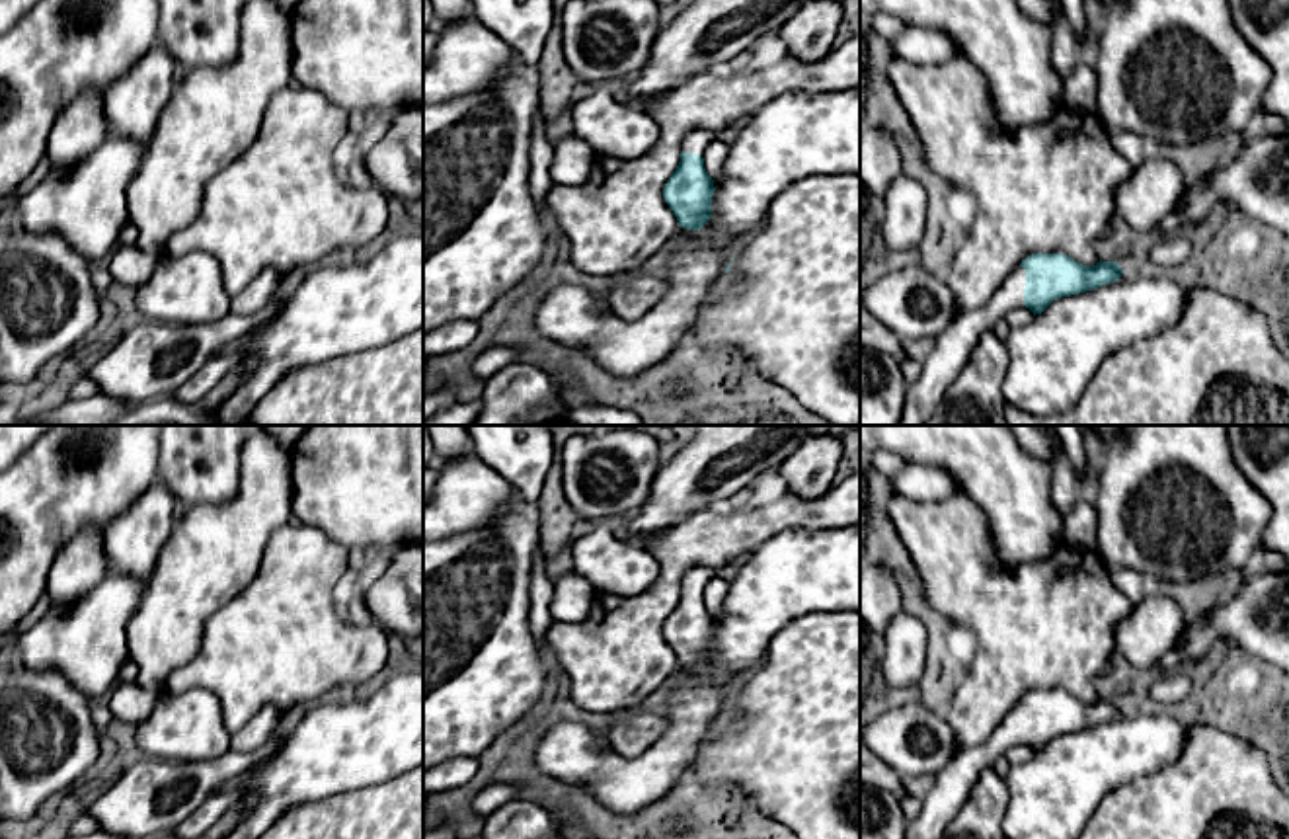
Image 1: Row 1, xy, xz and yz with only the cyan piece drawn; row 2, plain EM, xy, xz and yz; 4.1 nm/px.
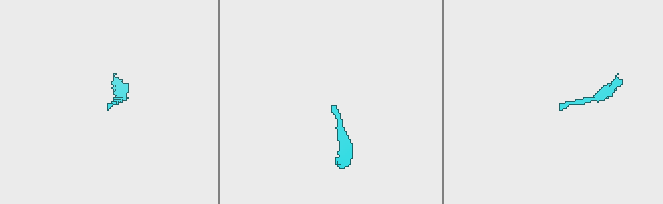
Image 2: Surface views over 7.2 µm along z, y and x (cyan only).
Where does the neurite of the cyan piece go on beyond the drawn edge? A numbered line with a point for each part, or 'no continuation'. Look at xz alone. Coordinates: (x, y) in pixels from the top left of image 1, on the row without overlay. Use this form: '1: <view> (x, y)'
1: xz (697, 578)

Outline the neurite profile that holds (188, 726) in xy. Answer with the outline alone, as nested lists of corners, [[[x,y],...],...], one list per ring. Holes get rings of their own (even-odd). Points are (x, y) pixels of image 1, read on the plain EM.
[[[164,689],[150,716],[137,728],[137,743],[146,757],[191,763],[224,755],[230,732],[216,695],[205,689]]]

